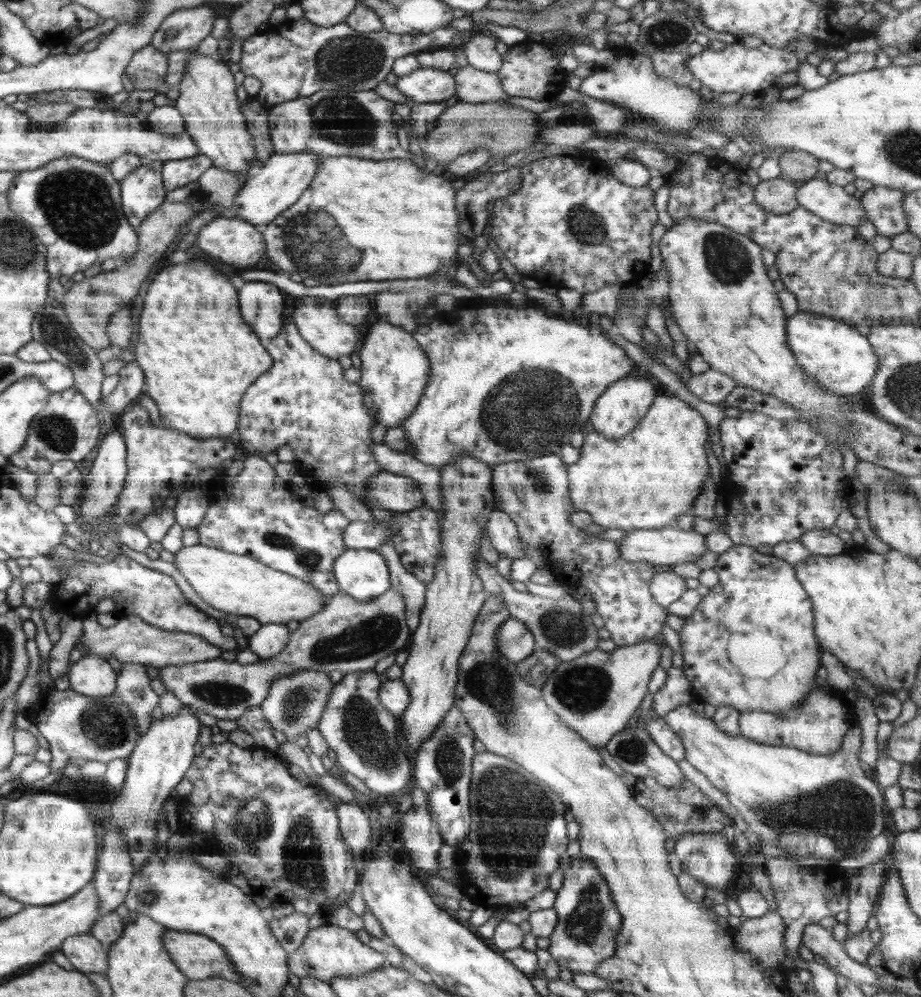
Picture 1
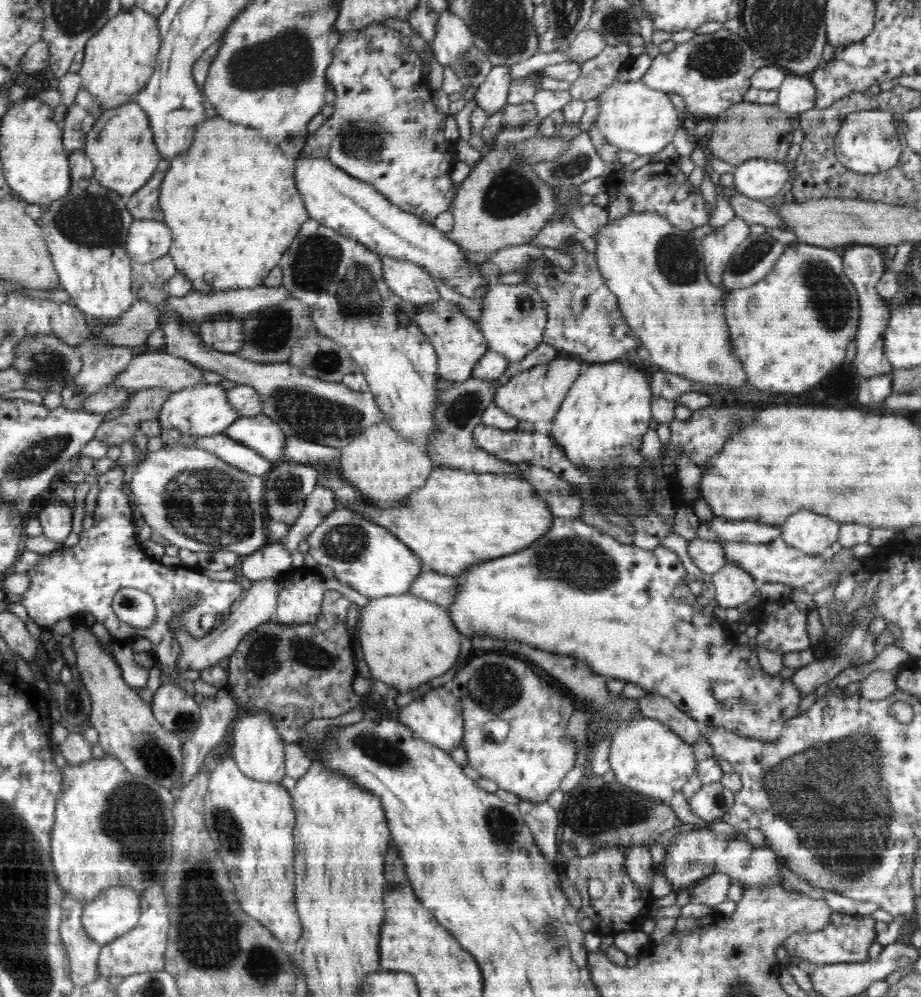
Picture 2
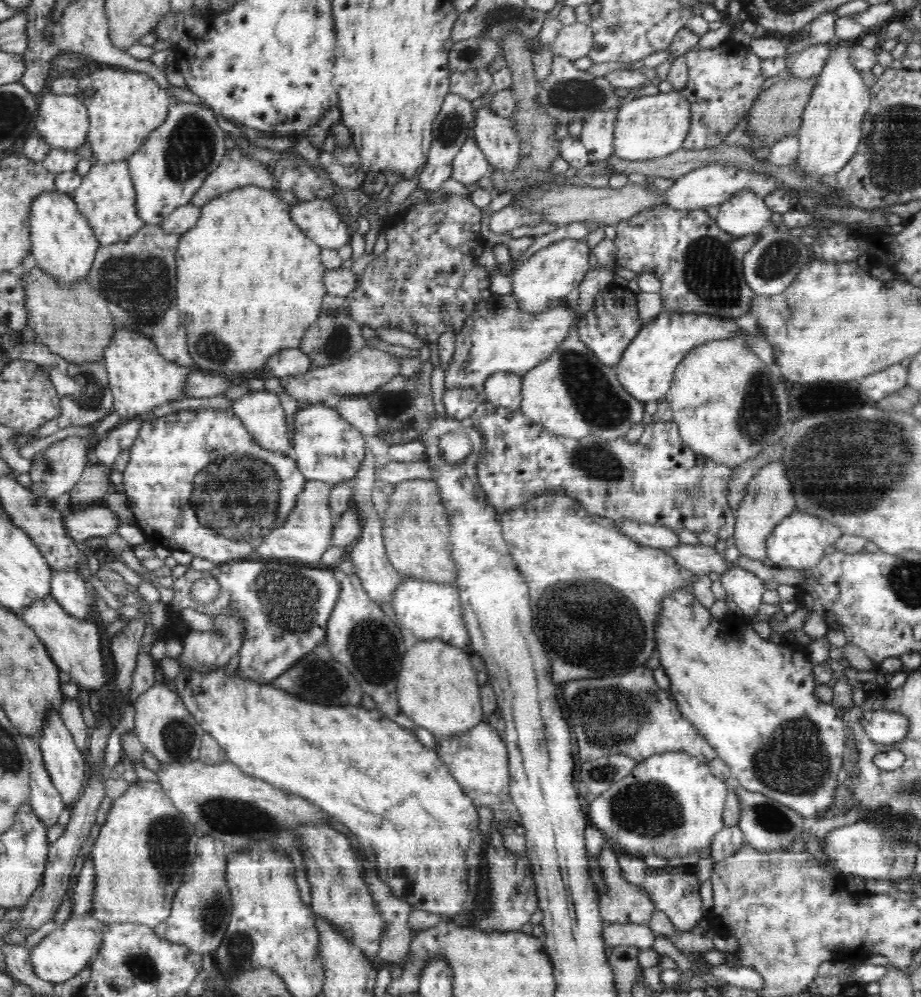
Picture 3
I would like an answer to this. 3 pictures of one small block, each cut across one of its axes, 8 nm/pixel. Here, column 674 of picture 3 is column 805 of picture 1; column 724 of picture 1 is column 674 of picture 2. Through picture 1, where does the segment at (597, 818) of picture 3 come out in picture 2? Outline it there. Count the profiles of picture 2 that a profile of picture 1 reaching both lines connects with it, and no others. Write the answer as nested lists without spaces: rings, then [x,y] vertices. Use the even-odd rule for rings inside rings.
[[[640,718],[618,726],[611,740],[610,765],[618,785],[635,790],[654,803],[670,804],[674,794],[684,789],[690,776],[697,774],[694,748],[659,720]]]

